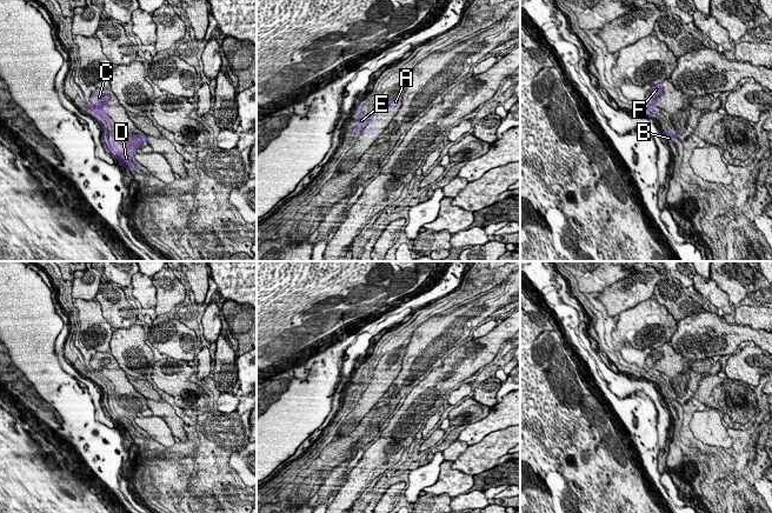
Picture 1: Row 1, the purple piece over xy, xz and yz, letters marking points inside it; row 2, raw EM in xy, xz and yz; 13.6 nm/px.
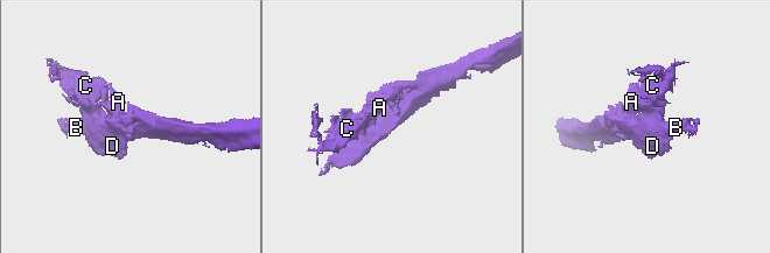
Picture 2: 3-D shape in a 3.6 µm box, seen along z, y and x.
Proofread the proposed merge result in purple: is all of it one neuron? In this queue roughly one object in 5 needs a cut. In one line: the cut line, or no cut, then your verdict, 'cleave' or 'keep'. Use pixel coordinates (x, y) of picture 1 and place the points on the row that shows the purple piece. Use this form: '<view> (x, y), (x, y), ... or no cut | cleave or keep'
no cut | keep

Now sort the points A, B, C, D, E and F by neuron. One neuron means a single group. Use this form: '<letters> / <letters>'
A B C D E F

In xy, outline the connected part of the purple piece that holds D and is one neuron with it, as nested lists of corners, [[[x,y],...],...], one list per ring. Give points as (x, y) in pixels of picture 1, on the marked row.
[[[96,88],[92,93],[89,101],[84,101],[84,108],[80,111],[92,118],[94,116],[101,125],[102,142],[107,152],[118,160],[119,165],[137,171],[141,165],[134,160],[134,153],[144,142],[147,142],[148,135],[145,133],[134,134],[119,132],[119,128],[114,126],[114,121],[107,115],[111,100],[118,100],[117,96],[111,96],[111,92],[111,88]]]

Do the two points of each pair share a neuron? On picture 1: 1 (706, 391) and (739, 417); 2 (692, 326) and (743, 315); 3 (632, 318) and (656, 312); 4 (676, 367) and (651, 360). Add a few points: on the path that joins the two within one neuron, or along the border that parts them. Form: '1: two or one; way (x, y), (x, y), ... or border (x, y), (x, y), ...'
1: one; way (714, 395), (727, 408), (731, 408)
2: two; border (734, 322), (759, 330)
3: one; way (638, 318), (650, 318)
4: one; way (670, 367), (665, 367), (657, 361)

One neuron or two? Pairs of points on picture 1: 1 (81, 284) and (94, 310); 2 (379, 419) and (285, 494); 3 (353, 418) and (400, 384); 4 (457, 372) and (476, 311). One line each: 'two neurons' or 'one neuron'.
1: two neurons
2: one neuron
3: two neurons
4: two neurons

